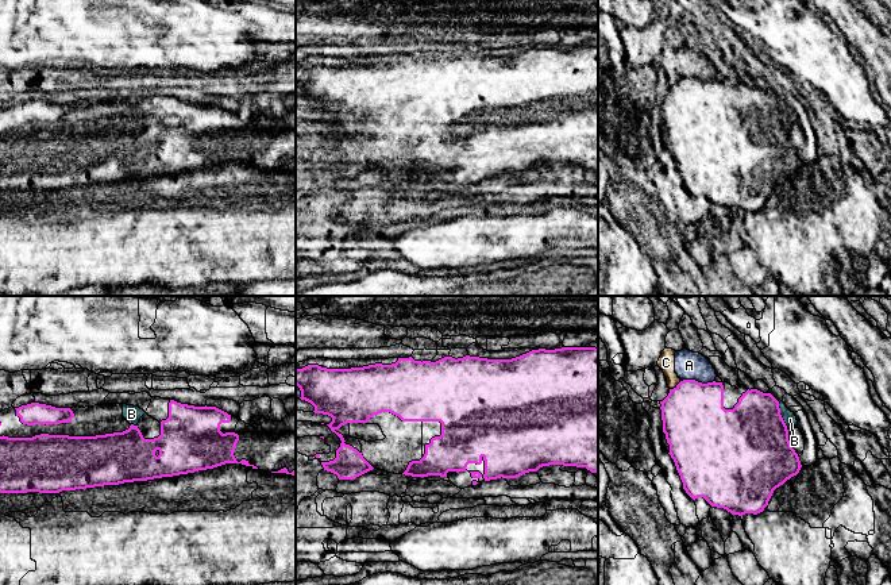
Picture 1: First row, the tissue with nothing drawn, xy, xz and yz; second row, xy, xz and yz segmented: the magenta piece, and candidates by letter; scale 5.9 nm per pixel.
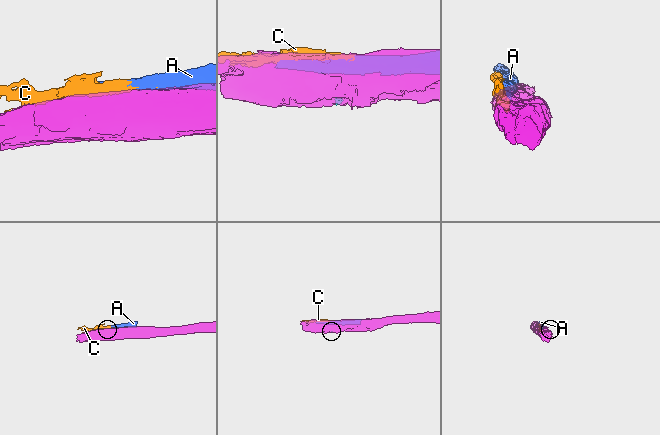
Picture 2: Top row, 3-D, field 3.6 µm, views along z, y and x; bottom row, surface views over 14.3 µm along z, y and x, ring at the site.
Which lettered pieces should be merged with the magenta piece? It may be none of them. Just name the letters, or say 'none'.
B

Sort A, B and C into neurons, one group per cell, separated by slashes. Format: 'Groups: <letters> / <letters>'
Groups: A C / B

